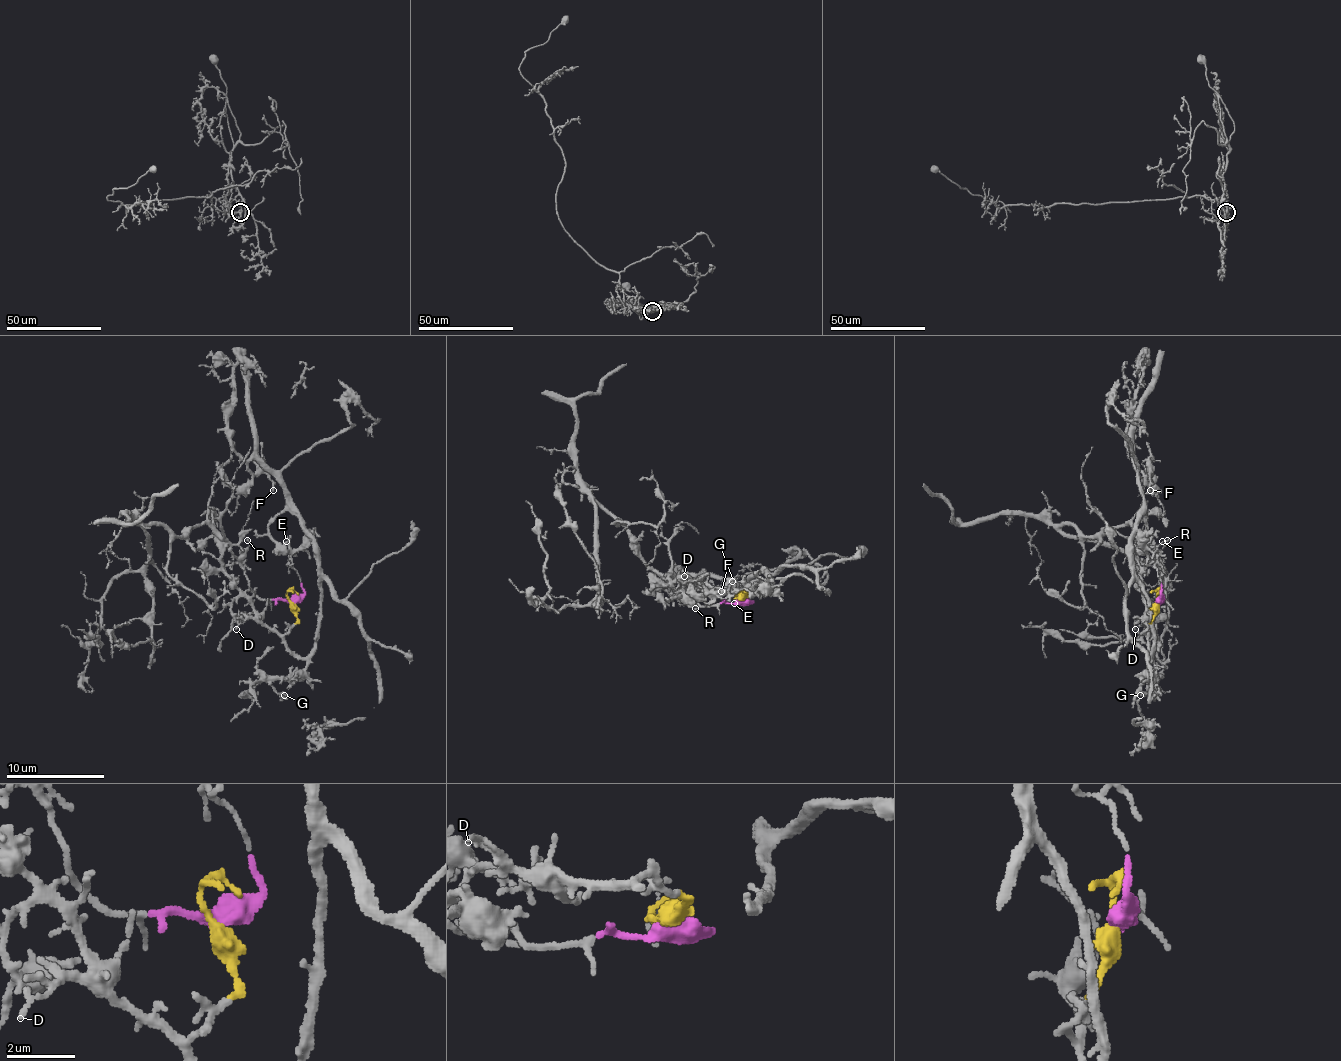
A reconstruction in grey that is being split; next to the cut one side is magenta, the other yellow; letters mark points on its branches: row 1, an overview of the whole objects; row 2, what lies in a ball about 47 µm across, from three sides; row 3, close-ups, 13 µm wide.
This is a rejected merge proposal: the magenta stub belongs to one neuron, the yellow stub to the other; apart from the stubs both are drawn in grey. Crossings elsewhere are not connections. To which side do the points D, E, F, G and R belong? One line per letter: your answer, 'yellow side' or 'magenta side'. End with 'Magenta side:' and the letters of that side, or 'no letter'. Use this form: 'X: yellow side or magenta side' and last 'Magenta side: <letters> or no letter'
D: yellow side
E: magenta side
F: yellow side
G: yellow side
R: magenta side
Magenta side: E, R

